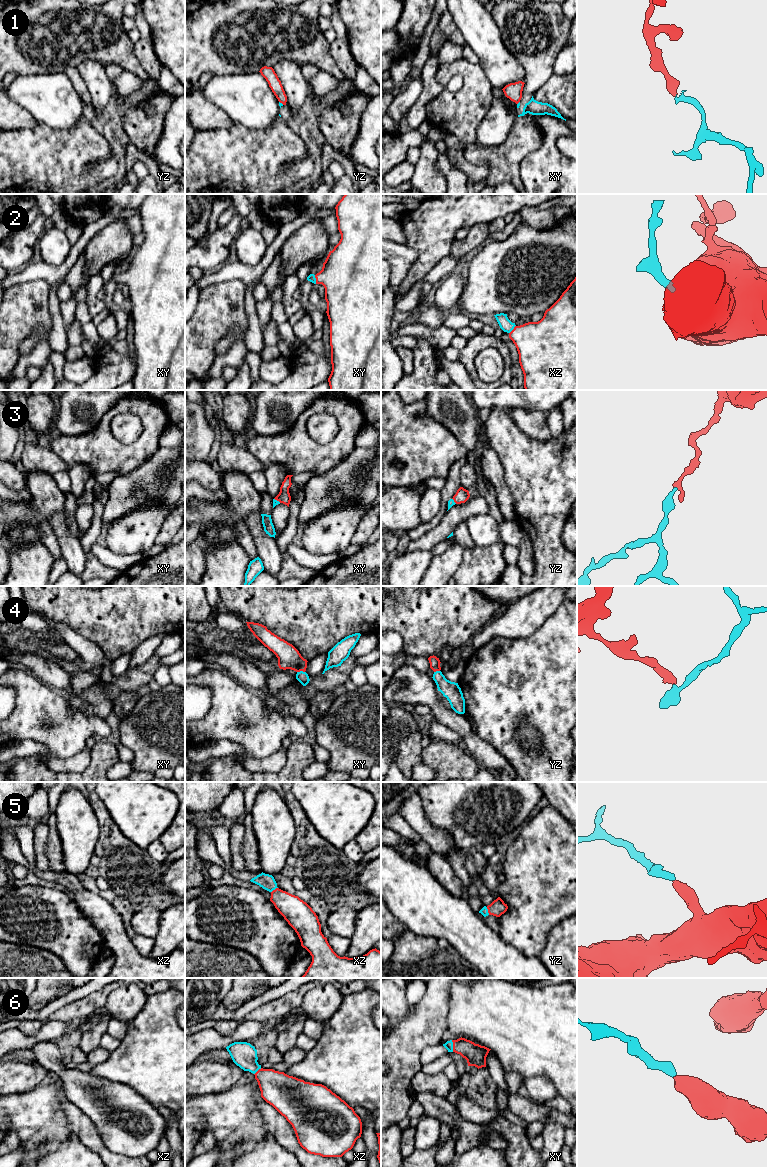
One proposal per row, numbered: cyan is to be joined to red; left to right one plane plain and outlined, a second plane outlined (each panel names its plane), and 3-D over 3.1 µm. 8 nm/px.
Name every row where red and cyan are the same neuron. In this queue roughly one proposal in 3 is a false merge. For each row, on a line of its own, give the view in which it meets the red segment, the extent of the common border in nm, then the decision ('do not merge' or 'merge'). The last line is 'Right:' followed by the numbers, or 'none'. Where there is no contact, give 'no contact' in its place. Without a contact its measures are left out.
1: meets red in yz; contact 50 nm long; merge
2: meets red in xy; contact 70 nm long; merge
3: meets red in xy; contact 70 nm long; merge
4: meets red in xy; contact 60 nm long; merge
5: meets red in yz; contact 70 nm long; merge
6: meets red in xy; contact 100 nm long; merge
Right: 1, 2, 3, 4, 5, 6

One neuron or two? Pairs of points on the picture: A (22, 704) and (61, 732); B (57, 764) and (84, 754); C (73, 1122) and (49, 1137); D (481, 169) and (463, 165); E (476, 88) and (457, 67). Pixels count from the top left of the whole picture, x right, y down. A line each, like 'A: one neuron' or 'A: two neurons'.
A: one neuron
B: one neuron
C: two neurons
D: one neuron
E: one neuron

